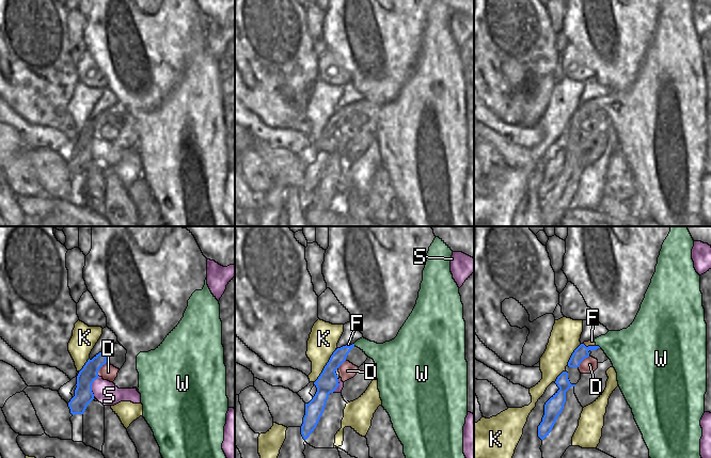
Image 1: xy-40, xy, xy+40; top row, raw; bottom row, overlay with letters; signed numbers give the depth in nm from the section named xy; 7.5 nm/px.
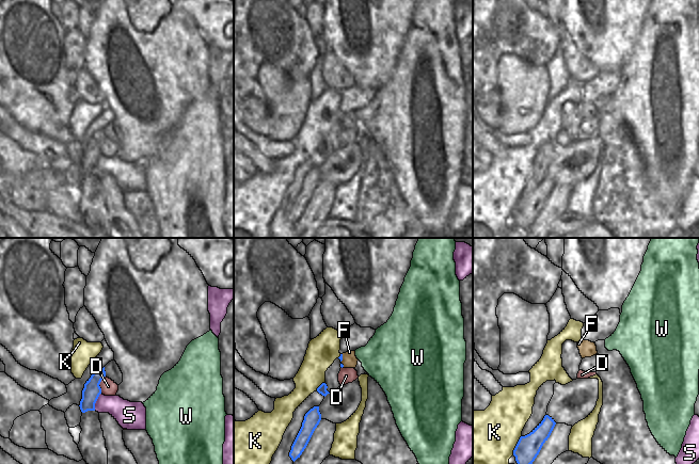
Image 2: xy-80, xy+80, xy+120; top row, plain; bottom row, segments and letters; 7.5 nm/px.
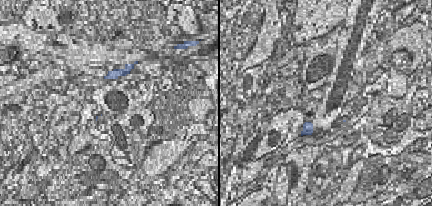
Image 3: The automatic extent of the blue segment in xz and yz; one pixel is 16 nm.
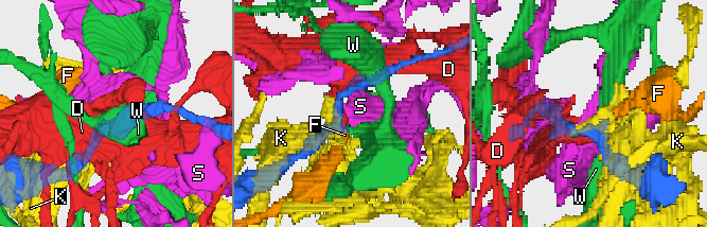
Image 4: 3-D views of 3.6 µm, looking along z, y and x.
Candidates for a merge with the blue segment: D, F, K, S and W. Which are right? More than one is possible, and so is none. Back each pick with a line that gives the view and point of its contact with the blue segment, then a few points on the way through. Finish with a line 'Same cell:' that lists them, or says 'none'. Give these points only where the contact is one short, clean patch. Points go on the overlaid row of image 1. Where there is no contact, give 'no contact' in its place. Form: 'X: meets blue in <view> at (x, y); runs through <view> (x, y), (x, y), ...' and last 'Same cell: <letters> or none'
Same cell: none

